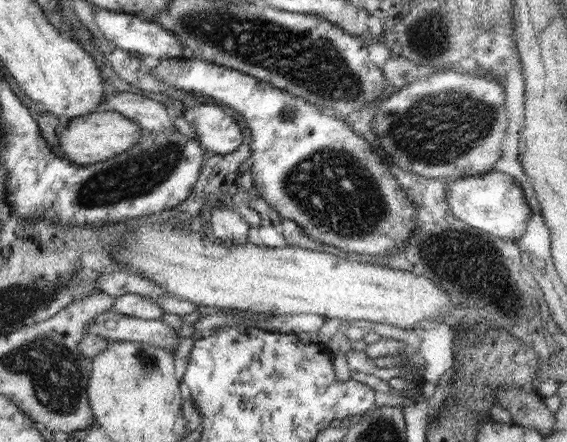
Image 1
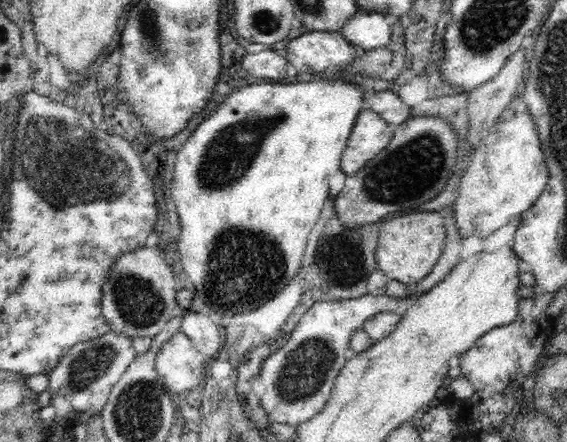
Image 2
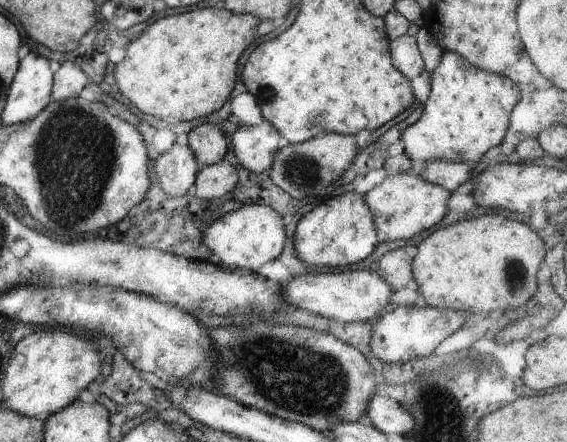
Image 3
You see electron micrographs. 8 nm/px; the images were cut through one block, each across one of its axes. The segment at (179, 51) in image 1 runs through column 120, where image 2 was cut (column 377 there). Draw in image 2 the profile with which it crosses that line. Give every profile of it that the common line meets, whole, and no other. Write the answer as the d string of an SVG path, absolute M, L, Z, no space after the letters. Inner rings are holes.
M382 13L354 14L340 30L340 34L350 43L368 51L380 48L391 38L391 20Z

